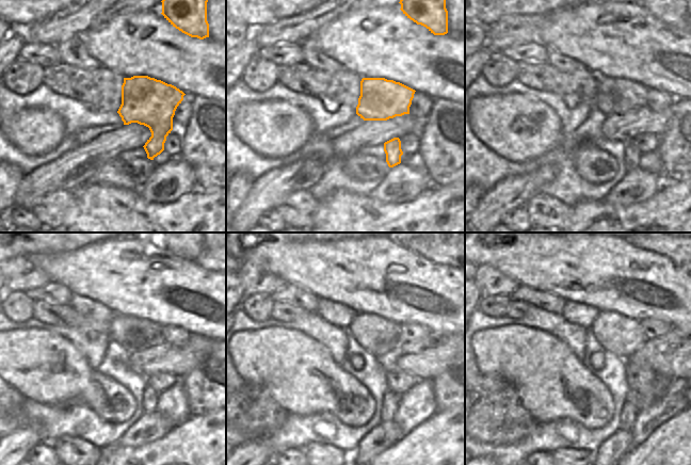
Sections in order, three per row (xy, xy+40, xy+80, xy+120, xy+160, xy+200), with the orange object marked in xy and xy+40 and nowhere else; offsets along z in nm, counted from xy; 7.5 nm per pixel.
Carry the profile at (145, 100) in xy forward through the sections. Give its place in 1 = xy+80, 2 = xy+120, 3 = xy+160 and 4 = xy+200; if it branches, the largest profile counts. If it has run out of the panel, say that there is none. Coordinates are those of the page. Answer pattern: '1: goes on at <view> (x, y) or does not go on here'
1: goes on at xy+80 (614, 95)
2: goes on at xy+120 (150, 396)
3: goes on at xy+160 (390, 403)
4: goes on at xy+200 (628, 414)

